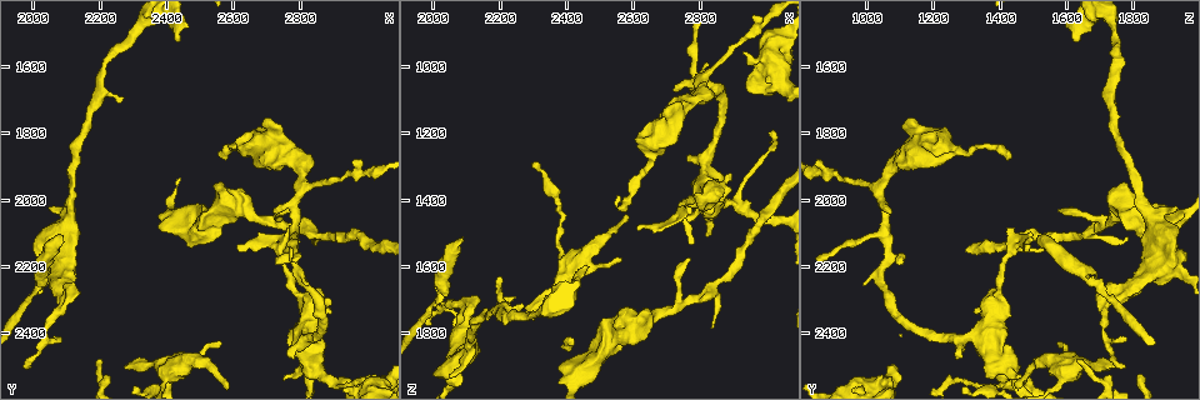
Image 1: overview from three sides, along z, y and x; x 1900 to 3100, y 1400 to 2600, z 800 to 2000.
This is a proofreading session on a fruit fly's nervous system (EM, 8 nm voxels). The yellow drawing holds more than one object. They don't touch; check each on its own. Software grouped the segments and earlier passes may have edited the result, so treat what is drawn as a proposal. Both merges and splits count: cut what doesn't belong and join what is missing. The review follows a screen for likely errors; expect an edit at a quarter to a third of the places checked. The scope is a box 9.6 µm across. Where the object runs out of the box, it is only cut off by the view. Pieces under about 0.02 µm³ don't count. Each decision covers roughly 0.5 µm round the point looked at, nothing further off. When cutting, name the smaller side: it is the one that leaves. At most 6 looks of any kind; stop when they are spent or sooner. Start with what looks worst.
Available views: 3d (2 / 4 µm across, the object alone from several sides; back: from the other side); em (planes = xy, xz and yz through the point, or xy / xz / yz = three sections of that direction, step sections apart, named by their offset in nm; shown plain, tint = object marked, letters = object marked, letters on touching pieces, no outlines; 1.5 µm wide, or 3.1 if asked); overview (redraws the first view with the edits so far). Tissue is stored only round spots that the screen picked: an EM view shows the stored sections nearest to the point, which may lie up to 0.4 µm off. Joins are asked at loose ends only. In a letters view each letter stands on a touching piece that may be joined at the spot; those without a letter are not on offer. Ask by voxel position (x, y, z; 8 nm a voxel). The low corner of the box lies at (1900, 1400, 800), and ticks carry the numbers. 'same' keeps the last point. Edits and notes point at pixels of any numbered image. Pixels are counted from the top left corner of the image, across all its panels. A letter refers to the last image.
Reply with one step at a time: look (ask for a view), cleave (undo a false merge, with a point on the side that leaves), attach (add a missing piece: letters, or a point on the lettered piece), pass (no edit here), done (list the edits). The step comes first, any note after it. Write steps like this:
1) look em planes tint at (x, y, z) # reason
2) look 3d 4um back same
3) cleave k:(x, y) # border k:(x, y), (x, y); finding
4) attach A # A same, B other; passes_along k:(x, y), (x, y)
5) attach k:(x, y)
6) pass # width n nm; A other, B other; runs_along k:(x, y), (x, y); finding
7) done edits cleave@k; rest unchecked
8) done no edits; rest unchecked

look 3d 2um at (2270, 1700, 1720) # branch stops here

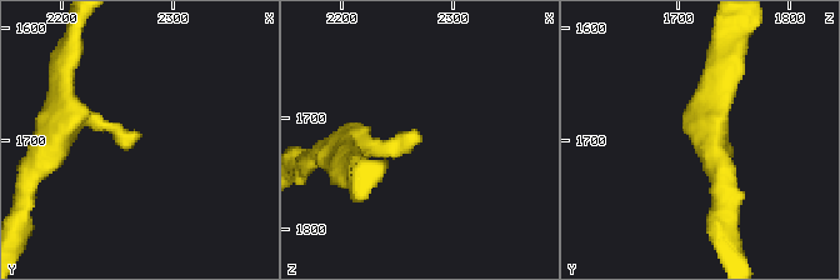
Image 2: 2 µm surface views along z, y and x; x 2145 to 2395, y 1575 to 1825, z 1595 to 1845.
look em xz step 8 letters at (2268, 1698, 1714) # now the EM

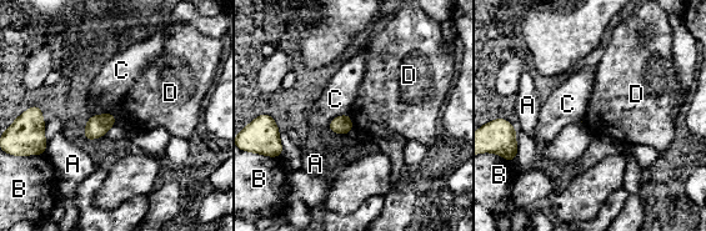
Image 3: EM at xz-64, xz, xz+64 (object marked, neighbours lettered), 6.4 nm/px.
pass # A other, B other, C other, D other; border 3:(348, 113), (354, 127); no lettered piece goes on from it

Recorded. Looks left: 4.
look em planes letters at (2280, 2510, 1760) # an open end

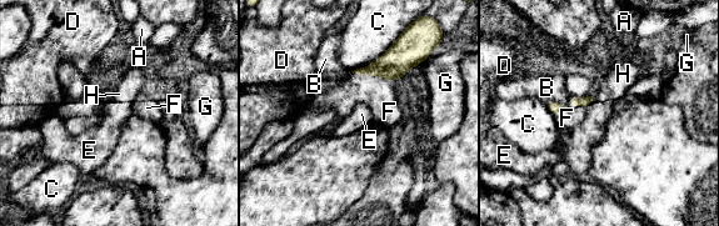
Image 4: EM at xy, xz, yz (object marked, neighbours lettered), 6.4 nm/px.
pass # A other, B other, C other, D other, E other, F other, G other, H other; border 4:(593, 100), (587, 106); no lettered piece goes on from it

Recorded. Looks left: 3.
look em planes letters at (2020, 2270, 1710) # thick turns thin

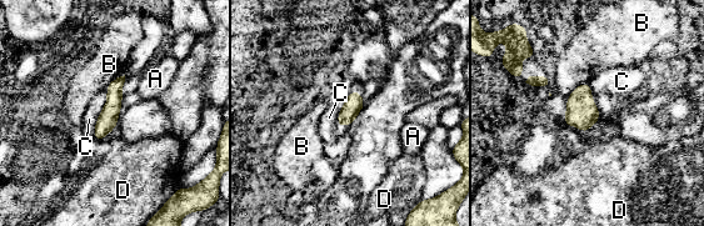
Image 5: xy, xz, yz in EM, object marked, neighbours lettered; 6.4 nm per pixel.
pass # longest_contact C 300 nm; A other, B other, C other, D other; border 5:(106, 90), (106, 103), (93, 134); all the same neuron

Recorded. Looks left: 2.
done no edits; rest unchecked

